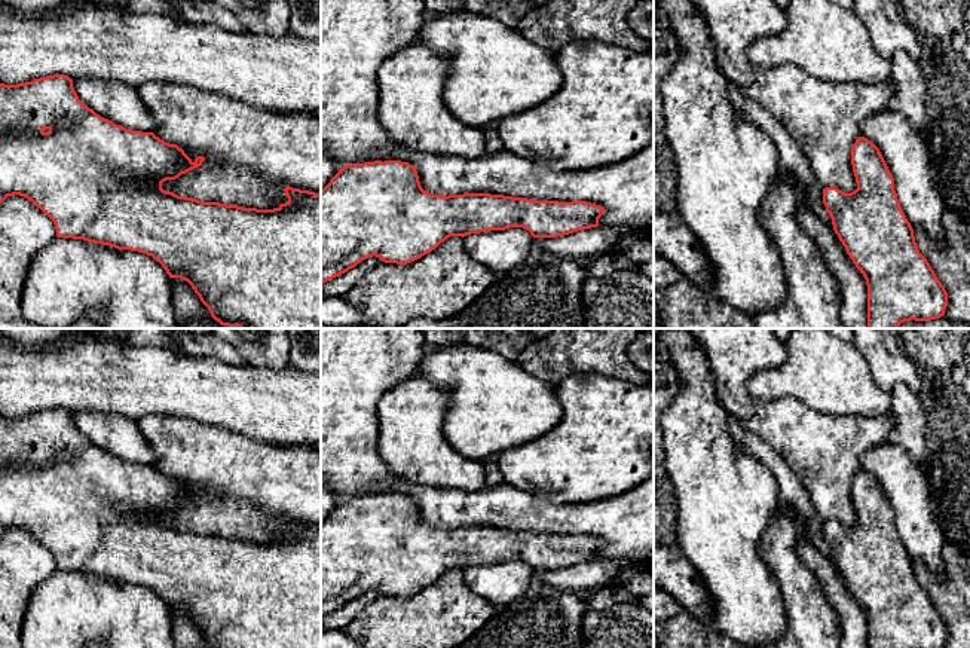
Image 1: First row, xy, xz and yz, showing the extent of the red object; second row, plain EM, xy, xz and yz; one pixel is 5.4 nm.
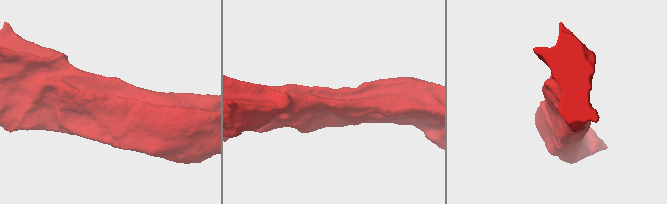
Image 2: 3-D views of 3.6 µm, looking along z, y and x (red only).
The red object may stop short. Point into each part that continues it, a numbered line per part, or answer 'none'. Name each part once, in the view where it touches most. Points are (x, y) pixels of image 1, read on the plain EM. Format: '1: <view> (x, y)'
none

